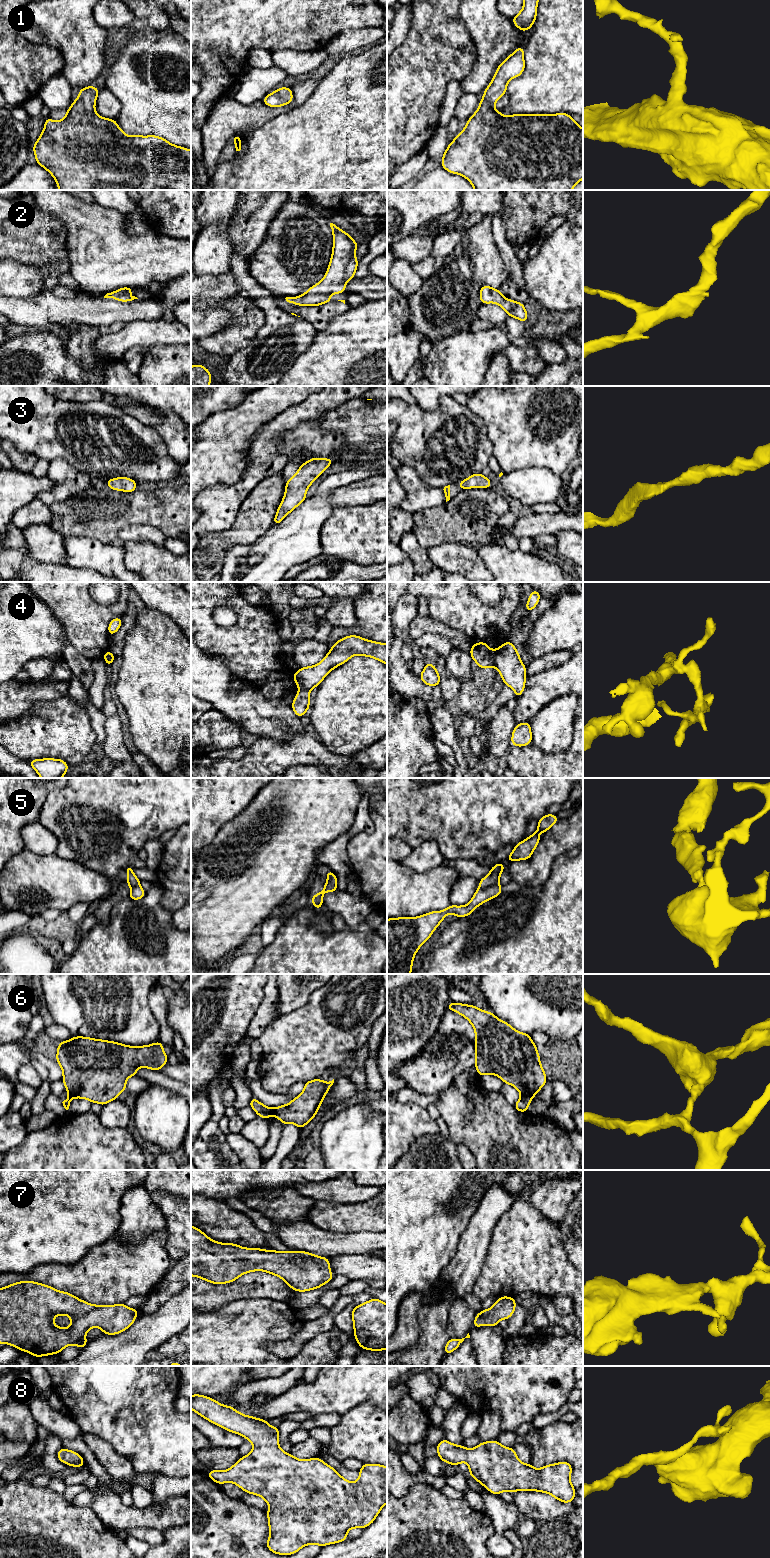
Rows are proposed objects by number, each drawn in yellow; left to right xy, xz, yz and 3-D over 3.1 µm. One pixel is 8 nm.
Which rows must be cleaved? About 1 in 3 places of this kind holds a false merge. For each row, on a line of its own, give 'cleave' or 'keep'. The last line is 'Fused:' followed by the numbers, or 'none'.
1: keep
2: keep
3: keep
4: cleave
5: cleave
6: cleave
7: keep
8: keep
Fused: 4, 5, 6

